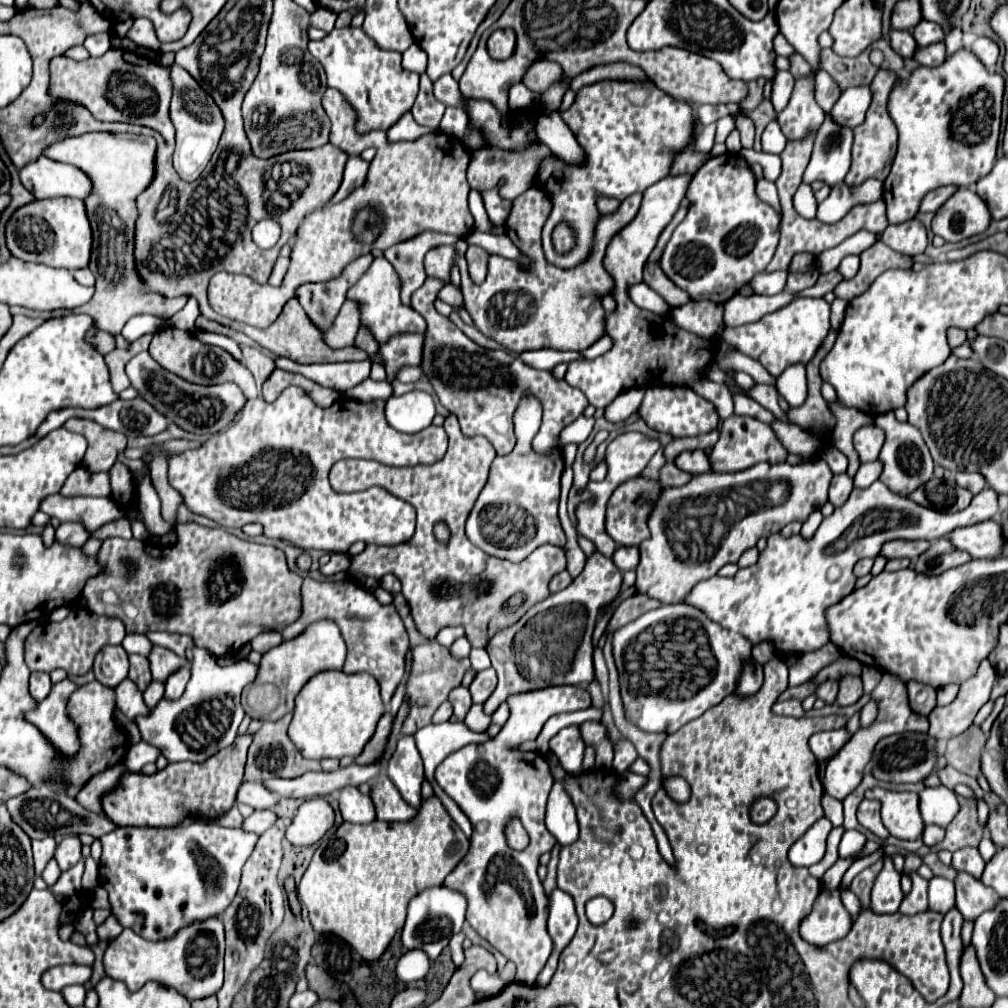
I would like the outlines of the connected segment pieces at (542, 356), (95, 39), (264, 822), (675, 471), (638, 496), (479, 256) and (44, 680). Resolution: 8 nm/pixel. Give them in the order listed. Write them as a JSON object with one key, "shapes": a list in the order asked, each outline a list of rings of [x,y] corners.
{"shapes":[[[[543,348],[543,350],[531,350],[531,352],[521,352],[519,356],[527,366],[539,368],[539,370],[551,370],[555,364],[559,362],[573,362],[583,358],[579,352],[559,352],[559,350],[551,350],[551,348]]],[[[89,34],[84,41],[84,47],[89,50],[91,56],[101,56],[109,50],[109,42],[107,42],[107,34]]],[[[255,810],[255,812],[243,822],[243,830],[263,834],[263,832],[269,830],[271,826],[275,826],[277,820],[279,820],[279,816],[277,816],[275,812],[271,812],[271,810]]],[[[665,464],[661,470],[661,484],[667,488],[679,488],[679,484],[687,484],[693,478],[693,474],[689,472],[681,472],[675,464]]],[[[645,476],[629,478],[623,482],[609,498],[607,504],[607,518],[605,518],[605,528],[607,534],[619,544],[619,546],[639,546],[641,540],[649,538],[649,512],[653,512],[653,504],[657,504],[657,496],[661,494],[663,486],[659,480],[651,480]]],[[[469,246],[465,258],[469,262],[469,272],[475,284],[481,284],[487,274],[487,252],[479,246]]],[[[33,672],[31,674],[31,680],[29,680],[29,692],[35,700],[45,700],[45,696],[49,696],[51,692],[51,678],[49,674],[43,674],[43,672]]]]}

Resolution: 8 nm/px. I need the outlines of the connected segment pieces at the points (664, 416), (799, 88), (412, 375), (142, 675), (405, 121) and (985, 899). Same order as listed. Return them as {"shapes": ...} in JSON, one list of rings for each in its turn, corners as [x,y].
{"shapes":[[[[653,386],[647,388],[643,404],[639,408],[639,416],[655,430],[667,432],[675,438],[681,436],[701,436],[707,432],[717,430],[719,416],[713,404],[709,404],[705,398],[697,396],[691,388],[685,386]]],[[[811,74],[795,80],[793,96],[787,108],[779,114],[779,126],[787,140],[799,140],[809,130],[817,130],[825,118],[815,100],[815,78]]],[[[405,366],[401,372],[399,372],[399,376],[397,376],[401,382],[417,382],[417,380],[421,380],[423,378],[423,372],[421,372],[421,368],[411,368],[411,366]]],[[[132,654],[129,656],[129,663],[128,678],[137,684],[141,692],[145,691],[145,688],[153,680],[148,659],[141,655]]],[[[403,114],[403,116],[387,130],[387,140],[389,140],[389,142],[413,140],[413,138],[423,136],[423,134],[427,134],[427,132],[431,132],[431,130],[429,130],[429,128],[421,128],[421,126],[415,122],[413,114]]],[[[961,872],[955,878],[957,890],[957,908],[965,920],[975,920],[981,912],[993,908],[995,892],[993,888],[981,884],[981,880],[973,880],[973,876]]]]}

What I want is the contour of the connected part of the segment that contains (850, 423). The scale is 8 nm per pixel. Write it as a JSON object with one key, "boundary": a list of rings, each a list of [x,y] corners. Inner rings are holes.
{"boundary":[[[841,406],[839,414],[835,414],[835,416],[837,416],[837,428],[833,430],[831,442],[833,442],[835,448],[839,448],[849,458],[847,474],[853,478],[861,462],[859,462],[859,458],[855,454],[855,448],[853,448],[851,438],[853,438],[853,434],[855,434],[857,428],[861,428],[861,426],[865,426],[865,424],[871,422],[871,416],[869,414],[863,414],[861,410],[845,408],[845,406]]]}

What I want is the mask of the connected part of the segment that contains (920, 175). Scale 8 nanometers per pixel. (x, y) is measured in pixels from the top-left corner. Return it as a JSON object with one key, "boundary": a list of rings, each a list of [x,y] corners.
{"boundary":[[[965,46],[957,50],[953,56],[949,56],[943,66],[939,68],[919,66],[907,78],[897,80],[887,104],[889,114],[899,132],[899,150],[883,190],[889,224],[901,224],[905,220],[915,218],[915,212],[919,212],[919,204],[927,192],[947,184],[967,188],[989,174],[997,160],[1003,94],[1005,78],[981,66],[981,60],[977,60],[977,56],[973,56],[973,52],[969,52],[969,48]]]}

